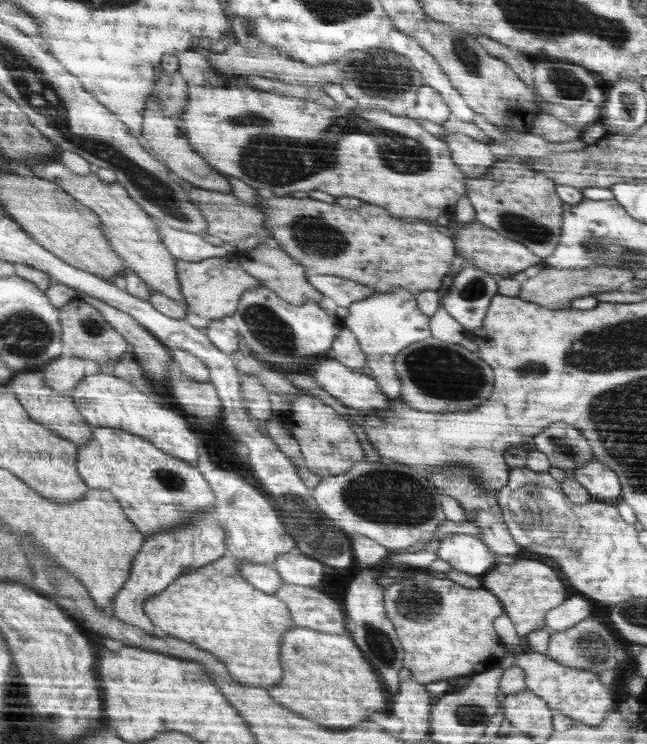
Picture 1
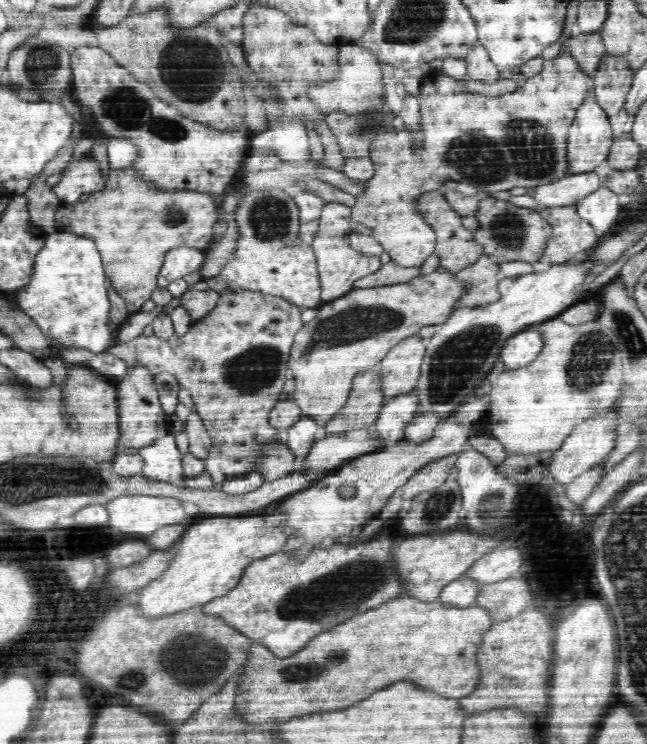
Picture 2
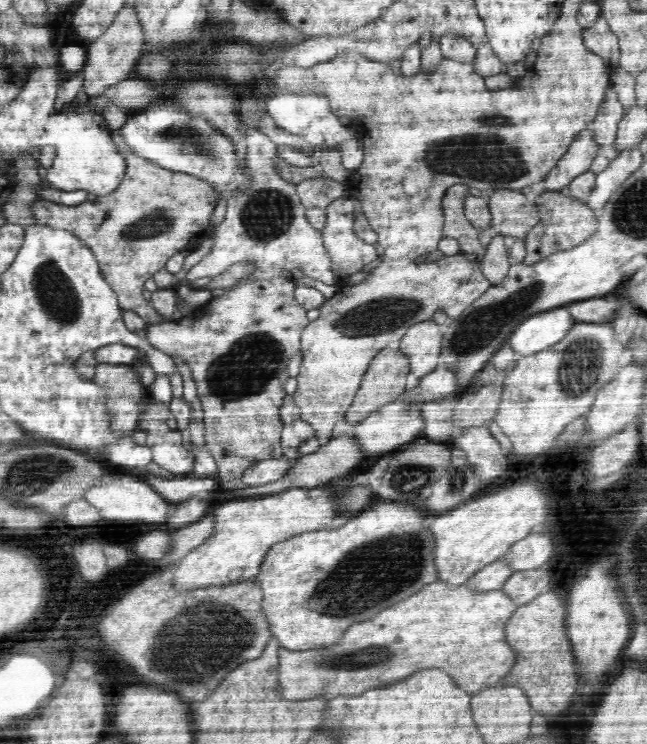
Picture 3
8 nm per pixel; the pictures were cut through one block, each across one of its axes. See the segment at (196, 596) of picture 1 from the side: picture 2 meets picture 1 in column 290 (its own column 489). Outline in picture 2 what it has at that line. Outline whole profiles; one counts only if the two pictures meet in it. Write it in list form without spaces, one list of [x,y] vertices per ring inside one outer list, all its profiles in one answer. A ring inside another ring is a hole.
[[[398,596],[396,599],[390,599],[382,603],[380,607],[376,607],[374,610],[366,611],[365,614],[366,616],[358,614],[353,616],[352,619],[345,620],[344,623],[339,624],[332,631],[320,634],[317,637],[318,640],[308,643],[300,651],[294,653],[293,656],[284,659],[274,656],[274,653],[264,645],[252,642],[252,646],[248,650],[249,659],[242,664],[241,668],[244,676],[242,676],[240,686],[246,686],[246,688],[240,688],[240,690],[246,690],[246,692],[242,692],[240,696],[246,696],[246,700],[250,700],[250,712],[246,712],[246,716],[250,716],[250,720],[258,720],[258,724],[262,724],[262,720],[290,720],[294,716],[306,716],[306,712],[328,712],[328,710],[334,710],[334,708],[346,708],[350,704],[356,704],[358,700],[364,700],[366,696],[370,696],[370,692],[376,692],[378,688],[384,688],[386,684],[392,684],[392,682],[398,682],[398,680],[418,680],[418,684],[422,684],[422,688],[424,686],[434,688],[434,692],[442,692],[442,696],[454,696],[454,698],[468,696],[470,692],[474,692],[473,690],[480,683],[482,669],[480,669],[480,665],[476,660],[479,654],[478,650],[480,650],[480,646],[484,641],[484,632],[490,631],[494,624],[492,613],[482,605],[458,608],[457,606],[444,606],[437,600],[421,601],[417,597]]]

